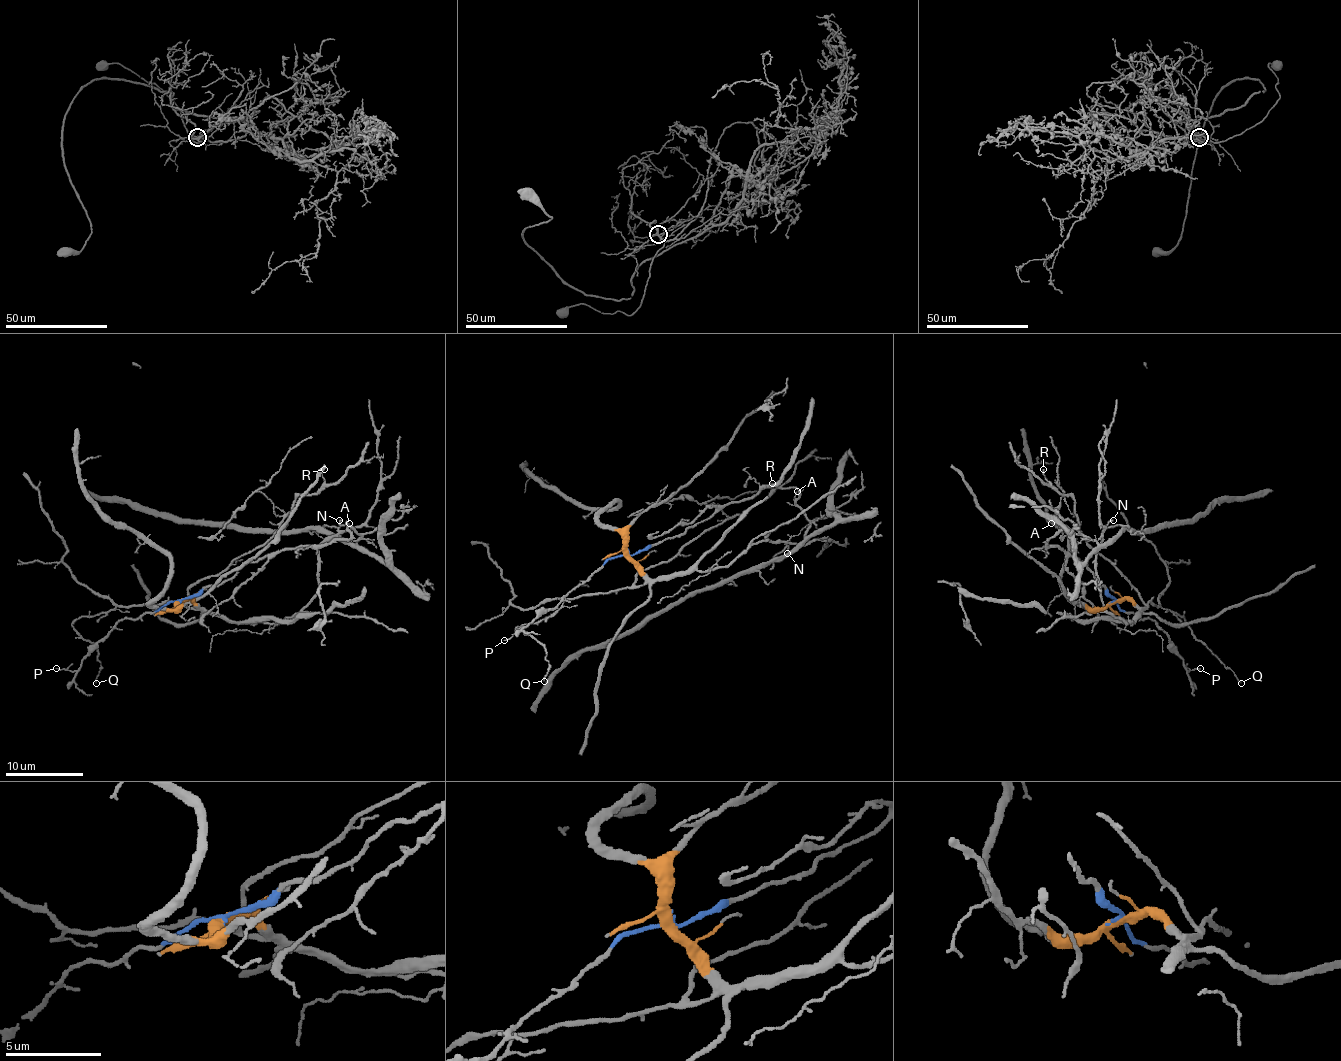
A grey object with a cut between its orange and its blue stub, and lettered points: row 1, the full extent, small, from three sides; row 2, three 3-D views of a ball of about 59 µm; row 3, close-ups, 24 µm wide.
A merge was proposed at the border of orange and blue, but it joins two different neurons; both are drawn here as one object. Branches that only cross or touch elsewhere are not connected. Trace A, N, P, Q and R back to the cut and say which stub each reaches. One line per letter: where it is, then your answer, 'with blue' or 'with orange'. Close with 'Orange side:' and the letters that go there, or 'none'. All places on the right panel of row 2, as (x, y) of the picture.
A: at (1051, 523); with blue
N: at (1113, 520); with orange
P: at (1200, 668); with blue
Q: at (1241, 683); with orange
R: at (1043, 469); with orange
Orange side: N, Q, R

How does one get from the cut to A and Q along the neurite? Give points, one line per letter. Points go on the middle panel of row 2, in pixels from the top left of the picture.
A: (627, 553), (634, 555), (675, 538), (731, 503), (753, 499), (766, 487), (796, 487), (796, 503), (797, 491)
Q: (627, 553), (644, 580), (642, 584), (568, 598), (547, 617), (522, 627), (545, 648), (549, 671), (543, 681)

